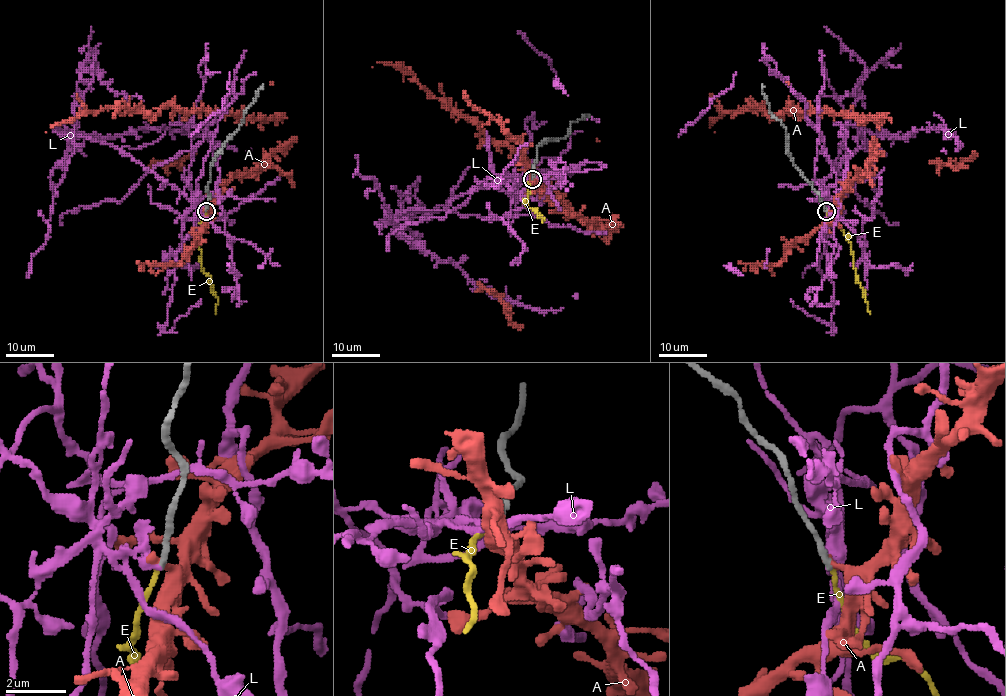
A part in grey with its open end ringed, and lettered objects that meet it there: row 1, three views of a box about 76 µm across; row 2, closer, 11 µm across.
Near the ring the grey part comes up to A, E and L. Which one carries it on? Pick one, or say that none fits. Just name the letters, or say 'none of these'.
none of these

